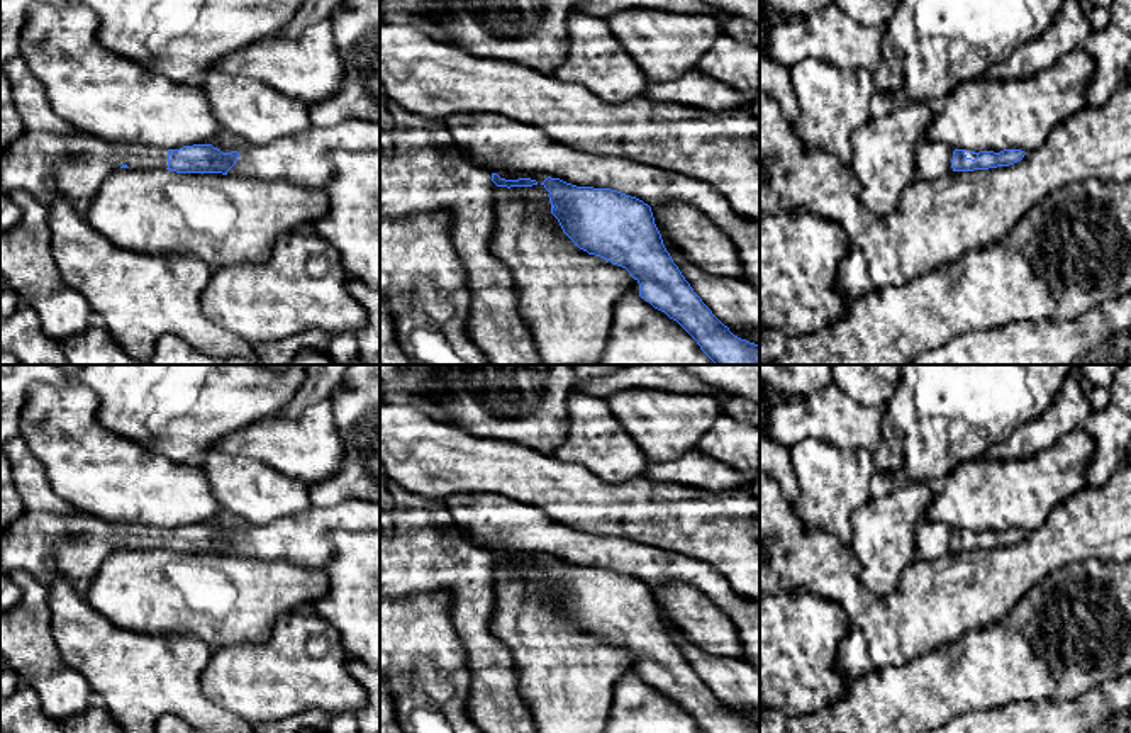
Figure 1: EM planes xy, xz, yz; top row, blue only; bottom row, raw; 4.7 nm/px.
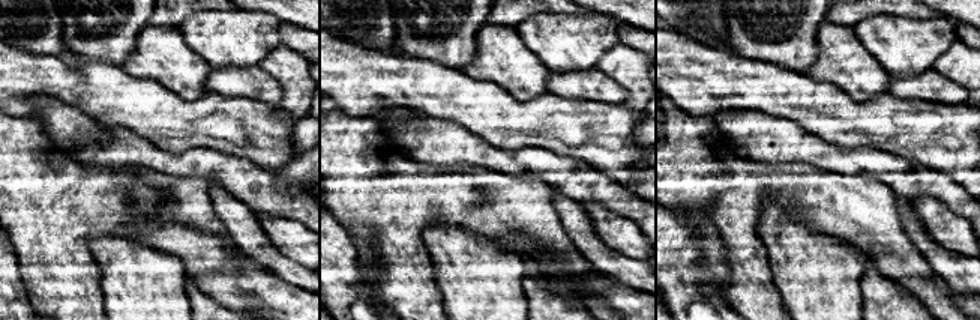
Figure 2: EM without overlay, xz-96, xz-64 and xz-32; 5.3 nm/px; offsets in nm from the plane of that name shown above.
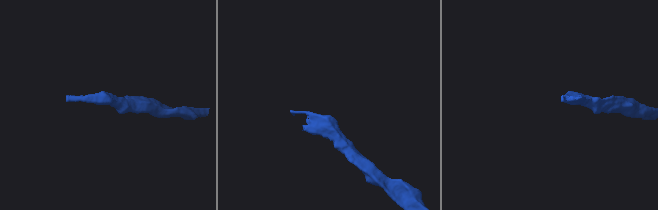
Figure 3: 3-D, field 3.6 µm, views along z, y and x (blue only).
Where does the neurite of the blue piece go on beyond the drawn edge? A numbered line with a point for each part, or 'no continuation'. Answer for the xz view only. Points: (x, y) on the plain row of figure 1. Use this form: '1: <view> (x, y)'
1: xz (516, 570)

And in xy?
1: xy (50, 540)

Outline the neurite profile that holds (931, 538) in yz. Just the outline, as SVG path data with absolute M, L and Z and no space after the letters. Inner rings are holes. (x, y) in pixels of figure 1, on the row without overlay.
M922 519L914 533L916 558L936 560L953 551L953 529L939 521Z

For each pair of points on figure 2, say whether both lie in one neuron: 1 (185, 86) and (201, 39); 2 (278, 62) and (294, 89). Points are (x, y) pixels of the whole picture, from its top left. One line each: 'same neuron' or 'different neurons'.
1: different neurons
2: same neuron

